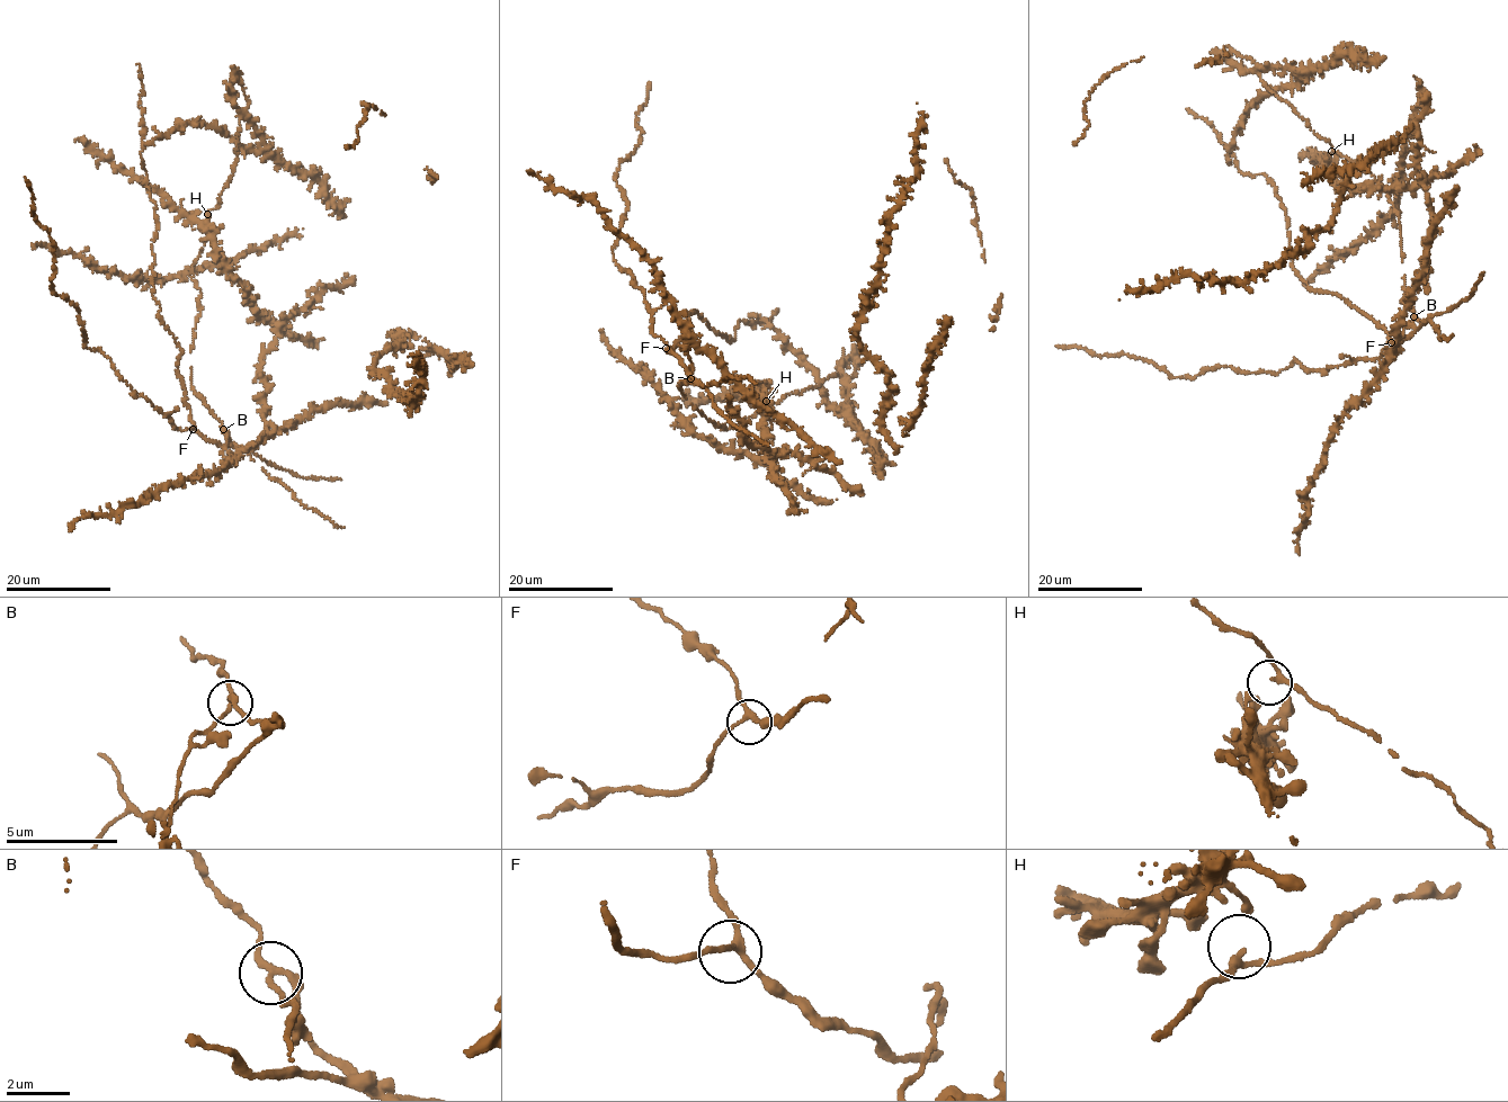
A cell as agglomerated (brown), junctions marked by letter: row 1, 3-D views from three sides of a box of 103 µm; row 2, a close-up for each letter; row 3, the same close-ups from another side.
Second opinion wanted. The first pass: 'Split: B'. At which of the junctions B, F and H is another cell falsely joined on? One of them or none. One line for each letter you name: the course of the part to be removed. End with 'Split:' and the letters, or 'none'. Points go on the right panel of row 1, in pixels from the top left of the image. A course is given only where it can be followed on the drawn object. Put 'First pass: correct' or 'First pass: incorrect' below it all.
B: course (1413, 316), (1406, 324), (1399, 350), (1397, 343)
Split: B
First pass: correct

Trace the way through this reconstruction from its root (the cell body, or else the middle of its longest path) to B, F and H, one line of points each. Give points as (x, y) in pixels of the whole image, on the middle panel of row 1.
B: (689, 324), (689, 332), (667, 350), (680, 359), (694, 382), (689, 378)
F: (689, 324), (689, 332), (678, 339), (669, 351), (666, 348)
H: (689, 324), (696, 311), (730, 342), (739, 321), (761, 316), (823, 400), (848, 404), (837, 374), (766, 401)

